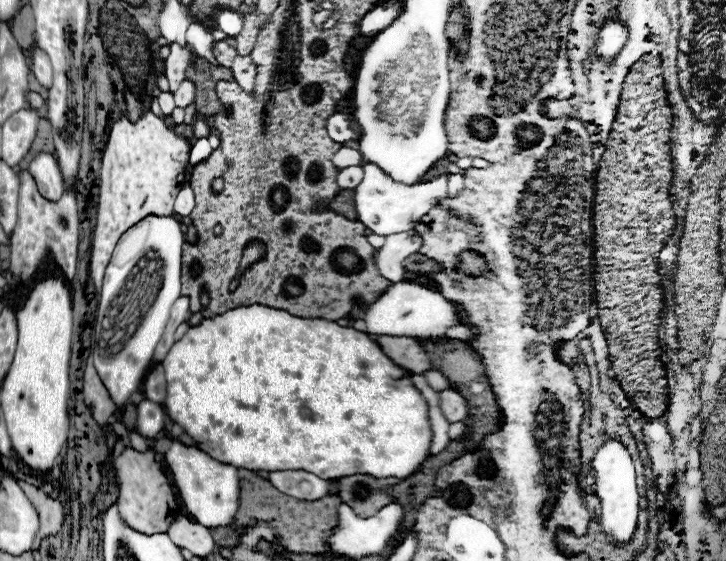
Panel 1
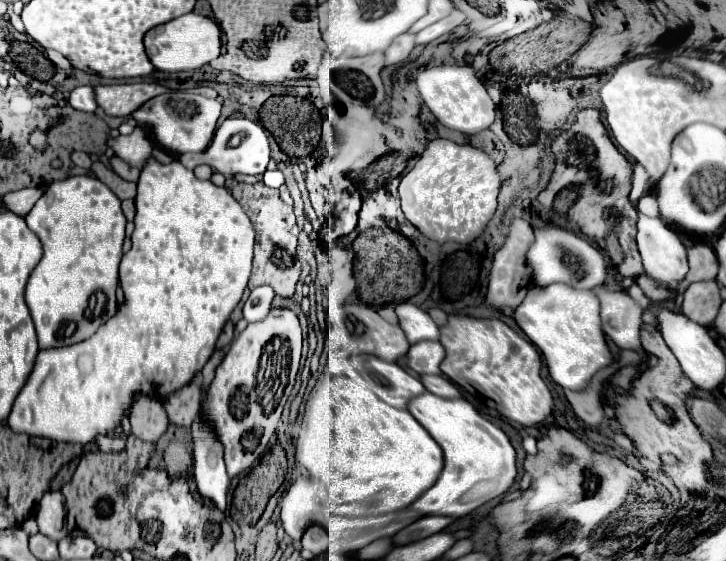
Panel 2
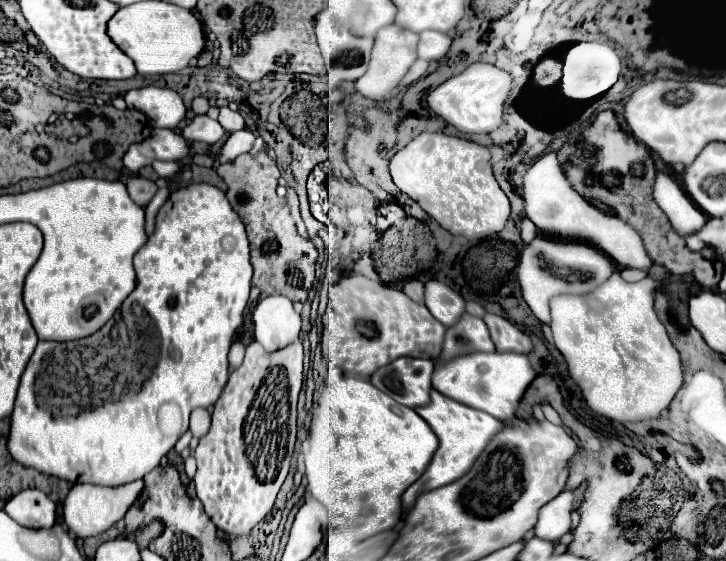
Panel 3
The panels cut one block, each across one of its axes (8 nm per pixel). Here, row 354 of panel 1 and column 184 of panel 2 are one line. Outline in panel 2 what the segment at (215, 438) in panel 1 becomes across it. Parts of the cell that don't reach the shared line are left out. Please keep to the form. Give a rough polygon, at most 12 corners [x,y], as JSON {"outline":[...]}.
{"outline":[[148,158],[124,304],[40,350],[14,432],[90,444],[214,352],[252,270],[226,188]]}

